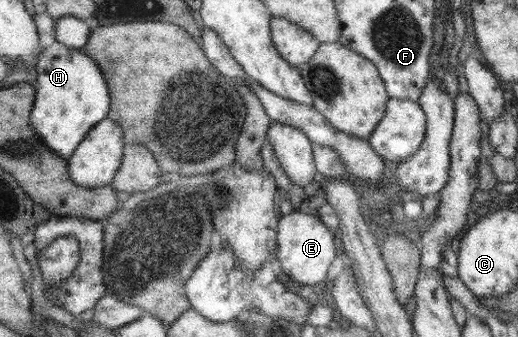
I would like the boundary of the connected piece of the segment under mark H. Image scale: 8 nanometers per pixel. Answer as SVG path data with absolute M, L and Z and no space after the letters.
M57 41L42 50L36 70L38 75L34 84L37 87L37 100L31 114L32 125L44 146L52 148L69 161L79 144L86 139L87 133L110 115L111 95L106 76L93 57L83 50L67 48L65 44Z

